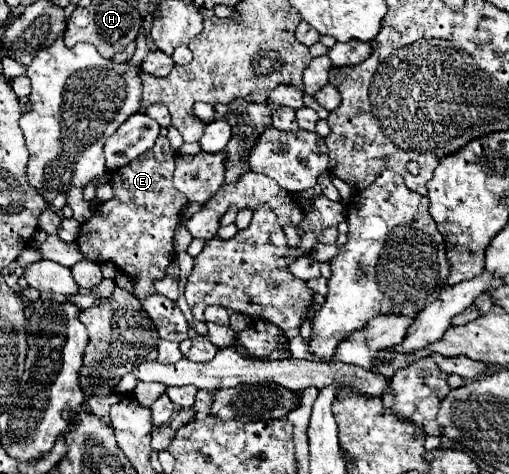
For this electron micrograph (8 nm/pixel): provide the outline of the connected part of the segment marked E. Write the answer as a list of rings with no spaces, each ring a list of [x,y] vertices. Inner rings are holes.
[[[160,136],[152,150],[112,172],[114,198],[100,204],[94,214],[82,224],[76,240],[78,248],[92,262],[114,262],[122,272],[134,280],[136,298],[144,300],[154,294],[152,282],[164,278],[166,266],[172,262],[174,228],[180,222],[180,214],[188,204],[186,196],[172,184],[176,150],[166,136]]]

